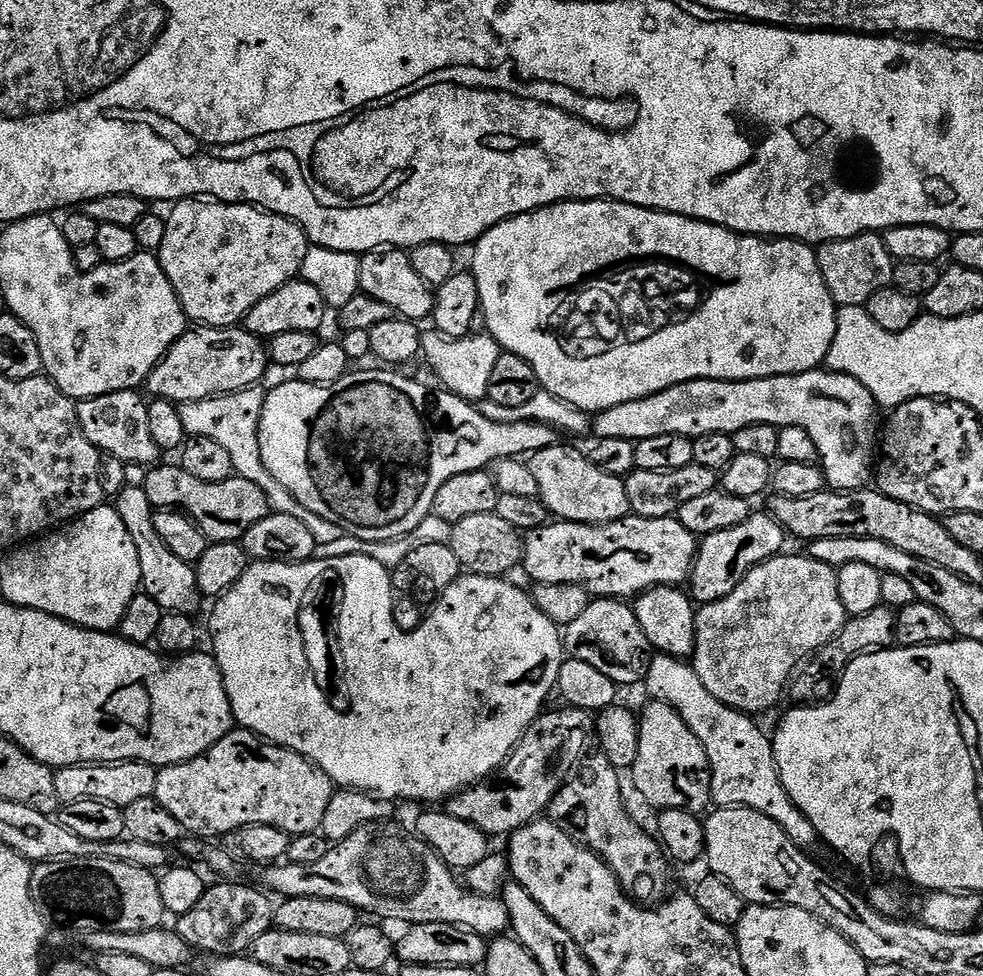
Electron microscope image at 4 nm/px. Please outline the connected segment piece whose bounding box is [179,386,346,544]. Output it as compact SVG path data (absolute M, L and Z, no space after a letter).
M253 386L241 392L232 392L229 396L215 396L179 405L185 437L214 438L214 442L219 442L230 453L230 462L234 462L235 475L262 486L262 490L267 492L268 507L273 513L281 512L298 518L310 530L310 533L314 534L317 544L338 542L338 538L346 535L344 527L334 522L326 522L326 518L314 514L314 510L306 510L306 506L302 506L302 502L298 502L294 498L294 494L290 494L290 490L286 490L286 486L282 486L282 482L274 479L270 470L266 470L266 466L262 462L258 430L260 429L265 395L263 387Z

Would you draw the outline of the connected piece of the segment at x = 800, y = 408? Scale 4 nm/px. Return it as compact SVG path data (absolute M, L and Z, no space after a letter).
M817 370L793 376L771 376L761 380L691 380L678 386L670 386L658 394L638 398L634 402L622 402L622 406L610 406L591 421L591 431L599 438L626 438L637 442L646 438L658 438L662 434L682 434L695 438L702 434L742 430L742 426L772 424L775 428L798 426L814 438L818 446L819 463L829 489L838 492L858 492L869 487L874 476L874 457L878 452L878 424L876 428L876 400L854 378L841 372Z

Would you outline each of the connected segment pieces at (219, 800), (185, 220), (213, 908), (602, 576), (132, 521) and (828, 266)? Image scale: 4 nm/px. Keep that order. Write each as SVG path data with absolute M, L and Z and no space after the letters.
M233 730L222 738L222 742L210 746L206 754L159 769L155 798L170 810L170 814L174 814L174 818L178 818L178 822L182 822L185 833L196 838L223 838L227 832L237 832L251 824L274 826L294 837L320 832L320 823L326 814L326 806L330 806L333 791L332 779L313 760L307 760L289 748L270 744L255 732Z
M208 198L178 200L171 208L172 213L167 213L164 222L166 238L162 238L158 255L162 270L166 270L166 278L170 278L170 286L174 286L189 321L209 328L239 325L244 315L254 310L266 294L274 294L274 290L299 277L310 241L303 228L293 220L251 204L226 204Z
M216 882L213 886L205 887L201 900L194 905L185 916L175 921L174 930L186 941L197 953L211 954L214 956L231 956L233 954L244 954L252 947L252 943L262 934L266 934L274 926L274 904L267 891L259 887L251 888L248 884L228 884L232 882Z
M630 514L624 520L609 524L549 522L523 537L522 569L536 584L577 584L586 589L589 597L624 600L651 588L683 585L692 575L697 543L698 538L676 516L642 518Z
M125 487L114 497L116 513L126 522L126 530L130 530L130 538L134 538L134 546L138 546L138 562L142 566L143 595L154 598L158 606L162 606L165 612L177 612L192 616L200 608L202 597L200 595L200 583L196 580L197 569L193 565L182 562L175 554L166 550L166 542L158 538L158 530L154 530L154 511L150 498L146 498L144 487Z
M863 232L854 238L821 244L816 248L816 257L822 278L826 278L826 290L830 290L834 302L840 308L865 307L868 300L878 294L878 290L892 284L894 261L890 250L886 250L883 235L875 232Z

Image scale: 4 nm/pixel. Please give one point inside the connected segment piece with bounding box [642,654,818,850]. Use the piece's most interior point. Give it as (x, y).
(744, 773)

